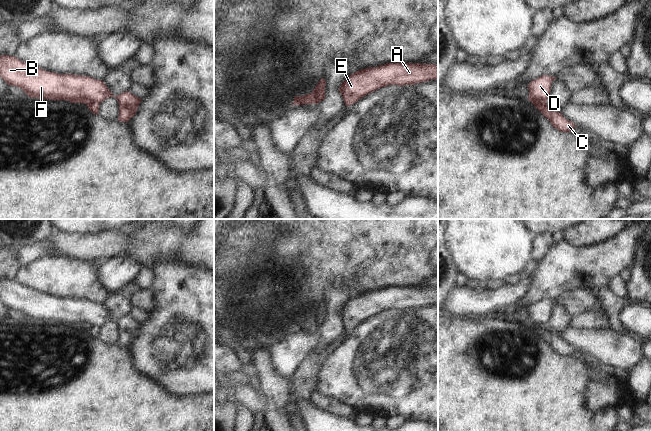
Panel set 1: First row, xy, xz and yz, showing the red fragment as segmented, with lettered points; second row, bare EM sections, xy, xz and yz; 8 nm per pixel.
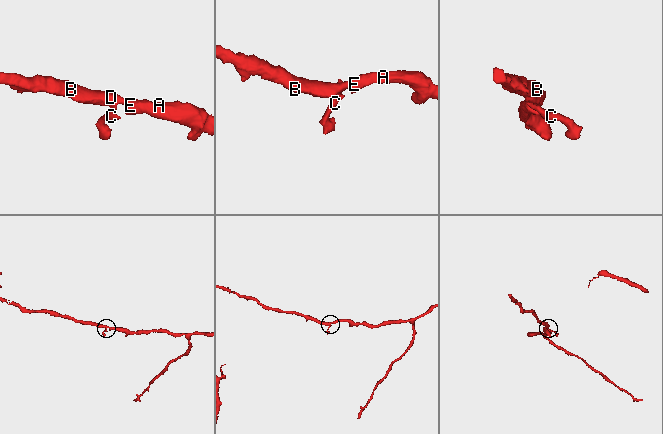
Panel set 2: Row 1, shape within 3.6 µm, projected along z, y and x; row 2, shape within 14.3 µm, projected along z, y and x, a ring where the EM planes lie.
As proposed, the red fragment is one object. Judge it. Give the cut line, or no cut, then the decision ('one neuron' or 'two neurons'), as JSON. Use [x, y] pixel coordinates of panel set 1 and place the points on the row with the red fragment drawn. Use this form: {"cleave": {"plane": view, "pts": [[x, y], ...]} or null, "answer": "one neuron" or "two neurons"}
{"cleave": {"plane": "xz", "pts": [[324, 91], [319, 99], [313, 97]]}, "answer": "two neurons"}

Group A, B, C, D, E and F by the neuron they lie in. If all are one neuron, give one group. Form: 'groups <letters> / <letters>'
groups A B D E F / C

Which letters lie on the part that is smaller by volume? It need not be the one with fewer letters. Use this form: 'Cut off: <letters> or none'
Cut off: C

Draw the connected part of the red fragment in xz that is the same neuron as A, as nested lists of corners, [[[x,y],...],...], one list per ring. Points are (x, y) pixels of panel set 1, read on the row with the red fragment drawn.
[[[386,63],[361,69],[341,84],[339,91],[345,106],[356,103],[367,94],[388,85],[414,85],[438,80],[438,65],[421,63]]]

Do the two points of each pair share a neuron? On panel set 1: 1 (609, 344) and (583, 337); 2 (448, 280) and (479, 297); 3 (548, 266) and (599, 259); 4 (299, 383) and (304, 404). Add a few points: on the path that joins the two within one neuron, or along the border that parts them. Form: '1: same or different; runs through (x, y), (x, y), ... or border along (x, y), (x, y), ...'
1: same; runs through (603, 344), (589, 341)
2: different; border along (456, 285), (448, 294)
3: same; runs through (561, 266), (586, 266)
4: different; border along (300, 397), (308, 399)

